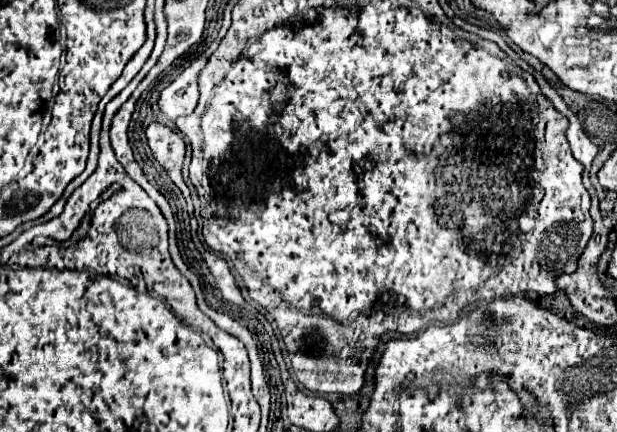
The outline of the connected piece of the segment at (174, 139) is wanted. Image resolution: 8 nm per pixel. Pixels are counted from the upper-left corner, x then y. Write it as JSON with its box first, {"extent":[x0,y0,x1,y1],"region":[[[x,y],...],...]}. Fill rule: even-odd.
{"extent":[146,123,190,197],"region":[[[150,123],[148,129],[146,129],[146,137],[148,137],[148,145],[150,145],[156,161],[168,171],[172,181],[188,197],[190,191],[188,191],[188,187],[182,179],[182,161],[184,161],[184,153],[186,153],[184,139],[178,133],[174,133],[172,129],[168,129],[166,125],[160,125],[160,123]]]}

